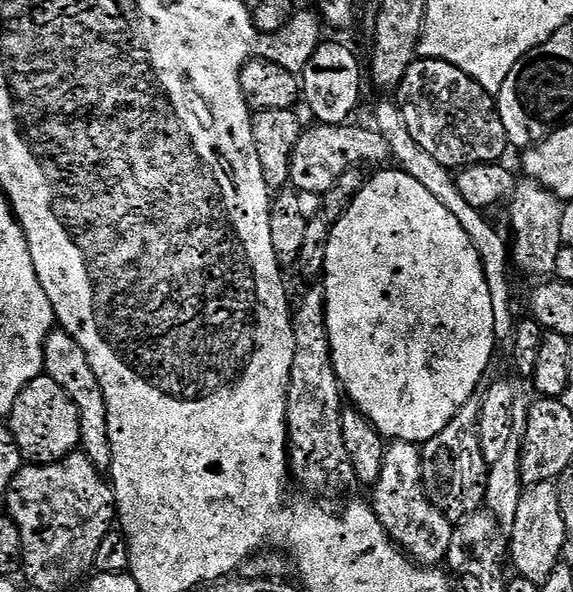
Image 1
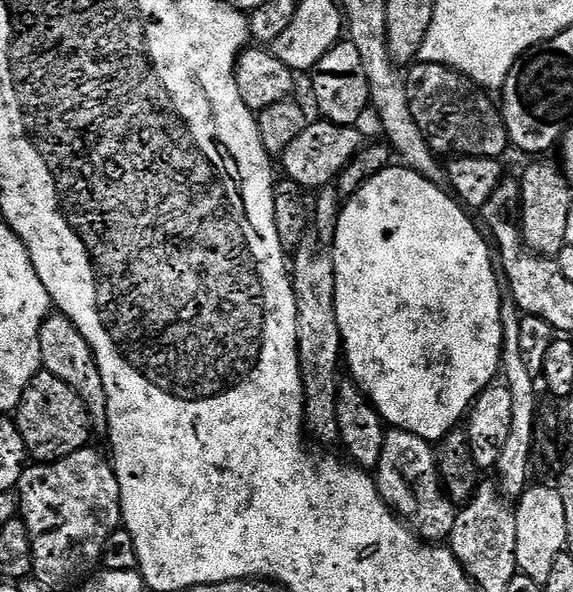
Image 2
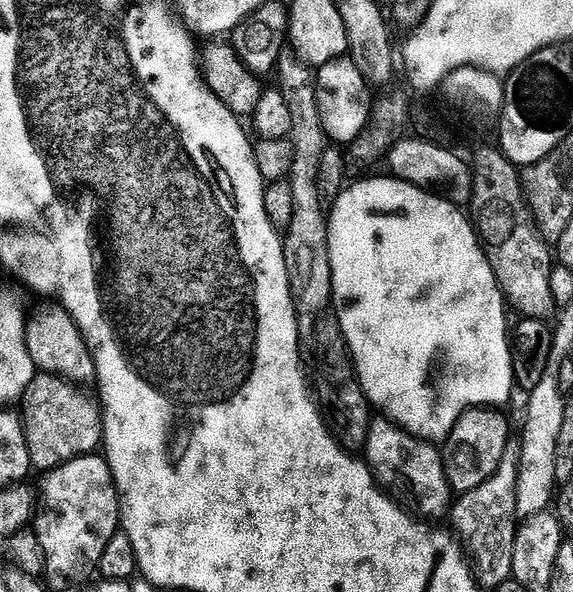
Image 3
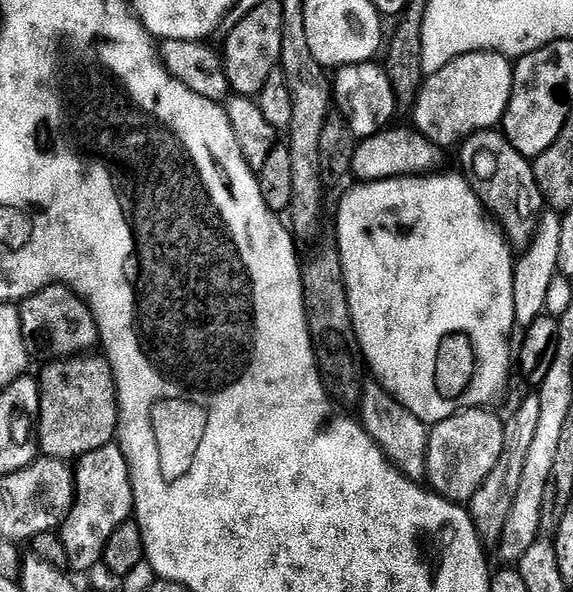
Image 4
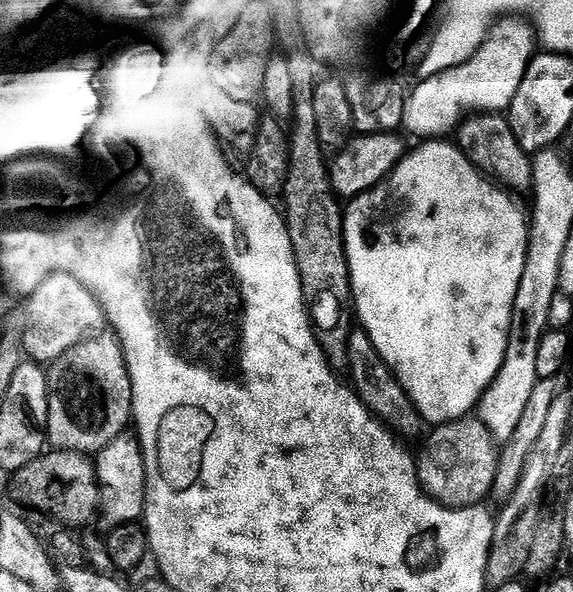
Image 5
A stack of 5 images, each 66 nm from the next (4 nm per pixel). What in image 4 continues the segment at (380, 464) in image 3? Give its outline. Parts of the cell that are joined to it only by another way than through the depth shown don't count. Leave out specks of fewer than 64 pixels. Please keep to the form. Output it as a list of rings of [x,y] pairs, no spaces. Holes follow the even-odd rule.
[[[365,383],[360,393],[358,419],[364,425],[368,436],[384,452],[384,457],[405,476],[420,478],[424,476],[424,463],[428,449],[429,425],[422,423],[406,406],[398,403],[380,384]]]

